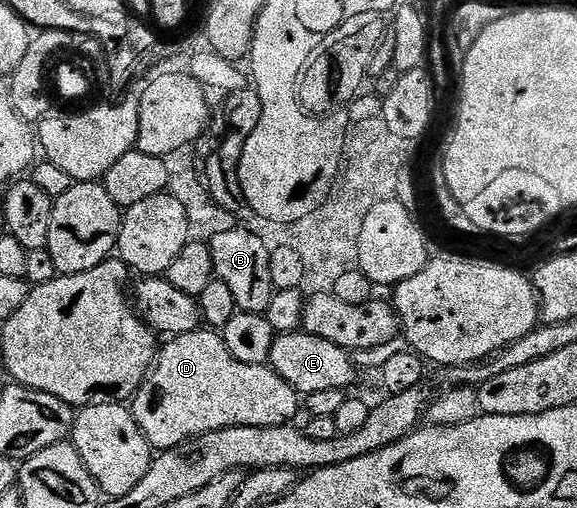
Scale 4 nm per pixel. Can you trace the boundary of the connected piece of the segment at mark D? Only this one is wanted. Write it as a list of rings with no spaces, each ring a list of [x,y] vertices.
[[[198,329],[174,335],[160,348],[153,370],[141,382],[141,388],[131,400],[131,410],[143,437],[147,437],[154,452],[178,450],[188,439],[200,440],[219,429],[239,425],[283,427],[294,422],[299,411],[299,392],[272,366],[263,363],[244,363],[231,357],[231,349],[213,329]]]

